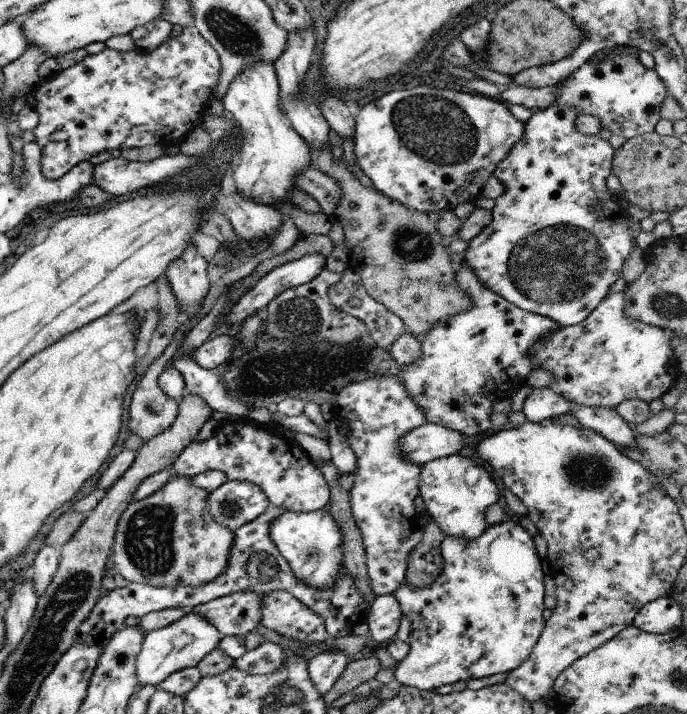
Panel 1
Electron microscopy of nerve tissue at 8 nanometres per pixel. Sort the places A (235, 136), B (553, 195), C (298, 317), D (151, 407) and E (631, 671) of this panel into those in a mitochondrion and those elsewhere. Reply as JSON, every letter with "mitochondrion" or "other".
{"A":"other","B":"other","C":"mitochondrion","D":"mitochondrion","E":"other"}

